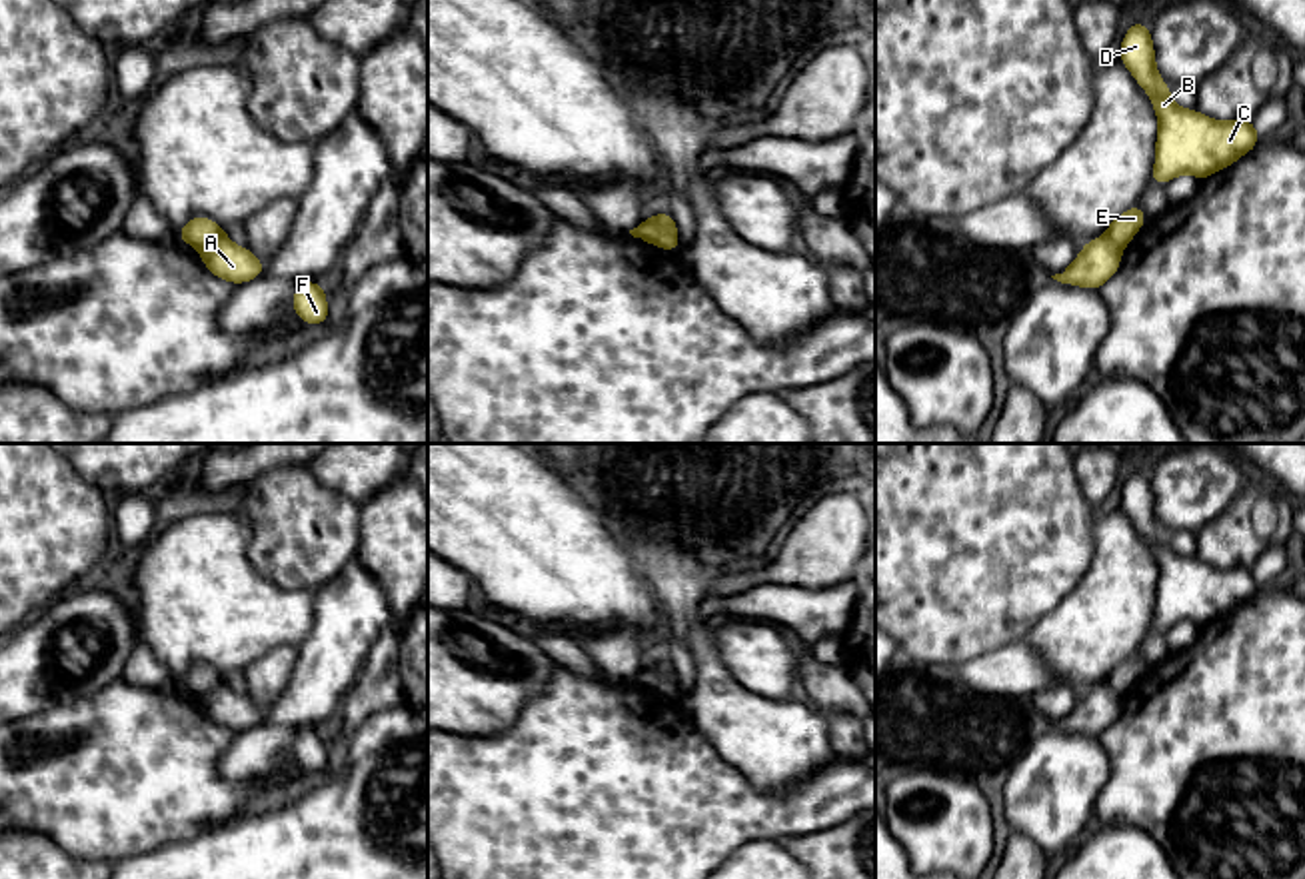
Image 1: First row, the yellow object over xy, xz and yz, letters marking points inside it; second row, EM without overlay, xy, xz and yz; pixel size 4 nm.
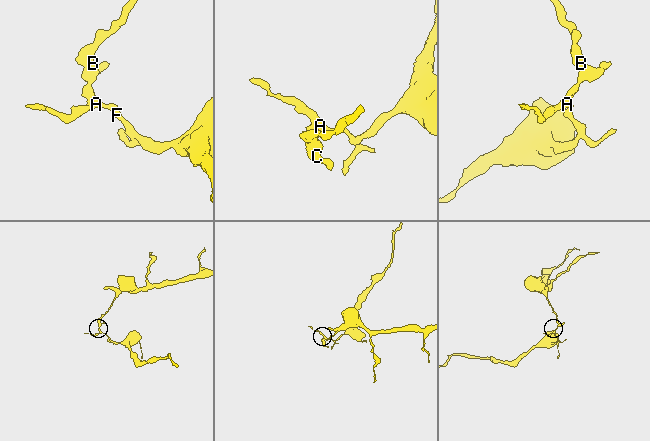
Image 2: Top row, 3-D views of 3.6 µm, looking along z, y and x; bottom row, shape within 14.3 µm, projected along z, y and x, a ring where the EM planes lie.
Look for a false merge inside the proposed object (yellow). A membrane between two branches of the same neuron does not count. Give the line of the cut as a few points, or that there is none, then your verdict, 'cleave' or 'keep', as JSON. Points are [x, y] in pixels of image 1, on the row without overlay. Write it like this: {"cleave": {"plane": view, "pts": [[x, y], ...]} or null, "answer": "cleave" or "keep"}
{"cleave": {"plane": "xz", "pts": [[648, 666], [674, 686]]}, "answer": "cleave"}

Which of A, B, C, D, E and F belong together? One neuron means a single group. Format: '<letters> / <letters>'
A F / B C D E

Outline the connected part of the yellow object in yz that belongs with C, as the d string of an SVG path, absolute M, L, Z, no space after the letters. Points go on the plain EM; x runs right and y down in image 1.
M1139 467L1123 483L1119 509L1149 541L1157 559L1159 581L1151 633L1167 631L1185 619L1203 627L1217 617L1229 615L1257 593L1259 581L1253 569L1217 569L1197 557L1183 557L1173 551L1169 533L1155 517L1149 473Z

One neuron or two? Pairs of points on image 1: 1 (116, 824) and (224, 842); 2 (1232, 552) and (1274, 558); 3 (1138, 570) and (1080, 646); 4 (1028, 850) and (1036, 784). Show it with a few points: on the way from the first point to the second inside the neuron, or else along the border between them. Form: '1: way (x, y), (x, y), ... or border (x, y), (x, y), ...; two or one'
1: border (234, 816), (192, 838), (152, 850); two
2: border (1280, 550), (1270, 550), (1254, 570); two
3: way (1120, 588), (1112, 610), (1094, 628); one
4: border (1010, 832), (1028, 836), (1046, 858); two

